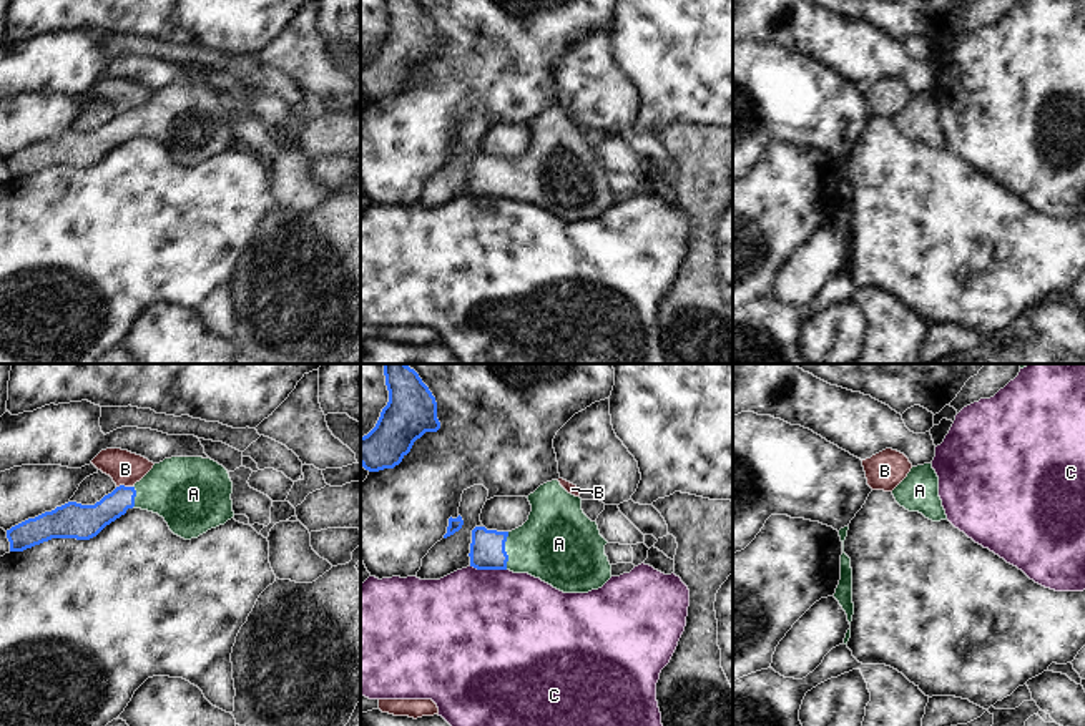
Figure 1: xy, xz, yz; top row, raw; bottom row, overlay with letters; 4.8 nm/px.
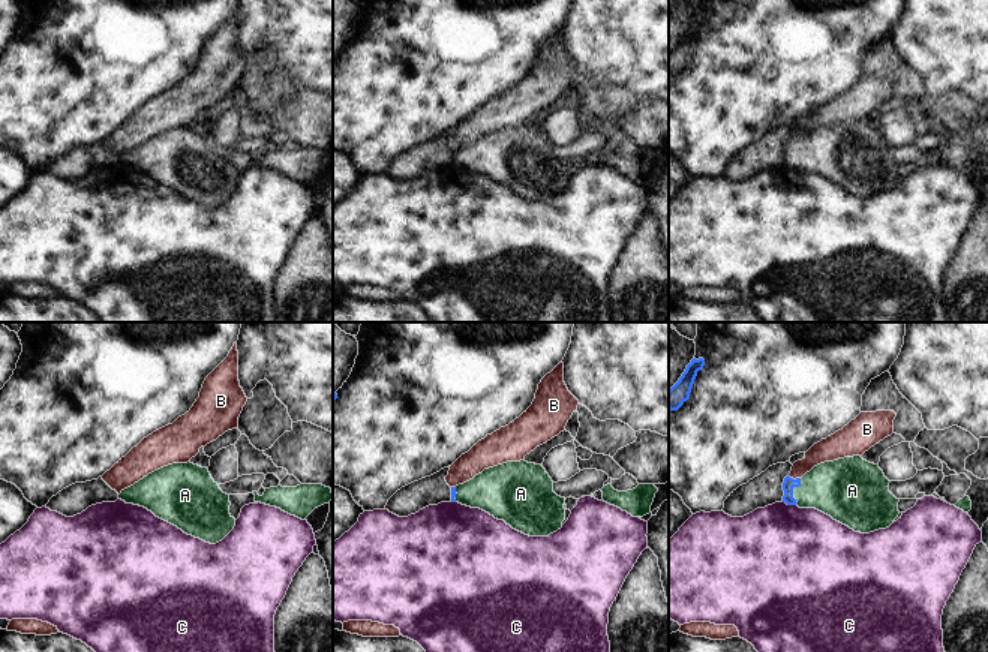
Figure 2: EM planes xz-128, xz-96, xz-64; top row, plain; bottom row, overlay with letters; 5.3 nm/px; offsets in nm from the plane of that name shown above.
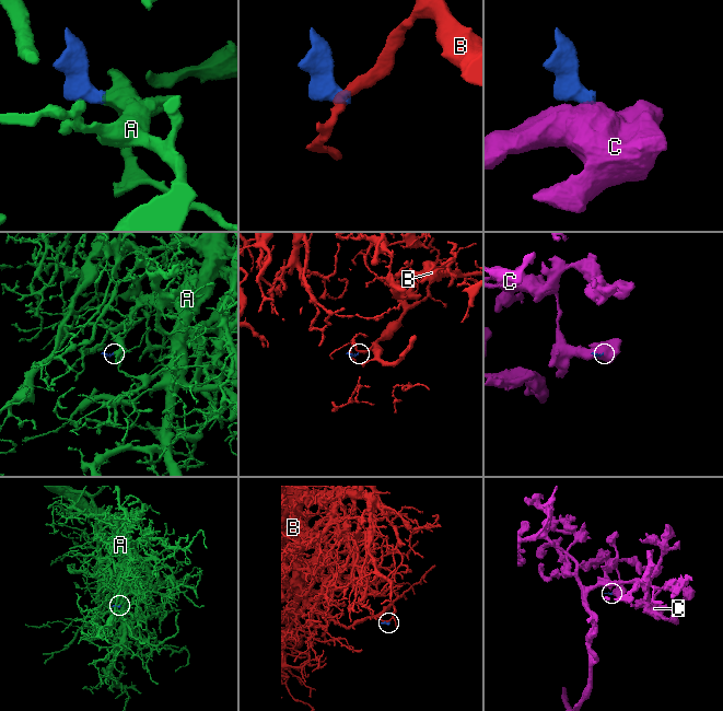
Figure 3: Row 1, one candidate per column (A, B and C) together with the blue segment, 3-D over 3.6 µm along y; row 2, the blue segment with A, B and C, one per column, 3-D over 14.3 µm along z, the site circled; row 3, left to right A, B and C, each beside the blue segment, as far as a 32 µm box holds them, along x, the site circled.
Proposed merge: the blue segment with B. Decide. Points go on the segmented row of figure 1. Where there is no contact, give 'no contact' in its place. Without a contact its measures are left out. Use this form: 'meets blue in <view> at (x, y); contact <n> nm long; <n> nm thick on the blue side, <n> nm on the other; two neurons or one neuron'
meets blue in xy at (123, 485); contact 80 nm long; 160 nm thick on the blue side, 160 nm on the other; two neurons

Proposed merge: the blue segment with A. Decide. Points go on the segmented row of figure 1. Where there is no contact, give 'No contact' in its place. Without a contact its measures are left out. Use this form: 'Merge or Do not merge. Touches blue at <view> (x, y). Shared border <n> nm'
Merge. Touches blue at xz (504, 550). Shared border 180 nm

